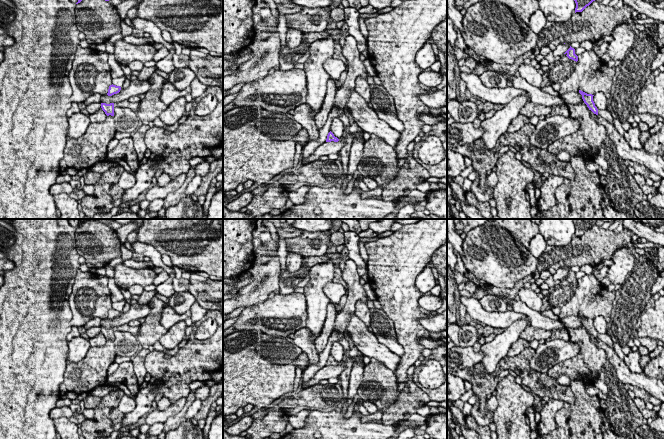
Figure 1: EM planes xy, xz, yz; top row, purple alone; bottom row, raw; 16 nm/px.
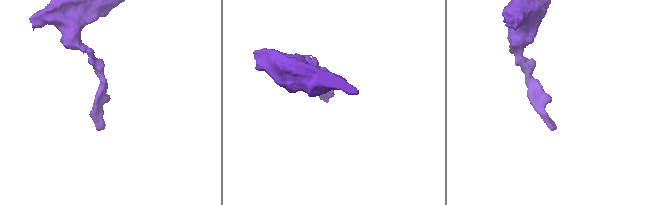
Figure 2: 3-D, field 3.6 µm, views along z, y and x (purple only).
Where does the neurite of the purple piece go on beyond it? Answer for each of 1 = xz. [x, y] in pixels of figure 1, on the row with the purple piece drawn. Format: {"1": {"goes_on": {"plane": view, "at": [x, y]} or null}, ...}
{"1": {"goes_on": null}}

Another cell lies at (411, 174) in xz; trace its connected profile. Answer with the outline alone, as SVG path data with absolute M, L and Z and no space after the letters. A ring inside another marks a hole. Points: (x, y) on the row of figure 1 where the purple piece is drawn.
M409 156L396 178L383 187L382 200L394 201L397 197L406 196L429 177L429 171L419 164L413 156Z

